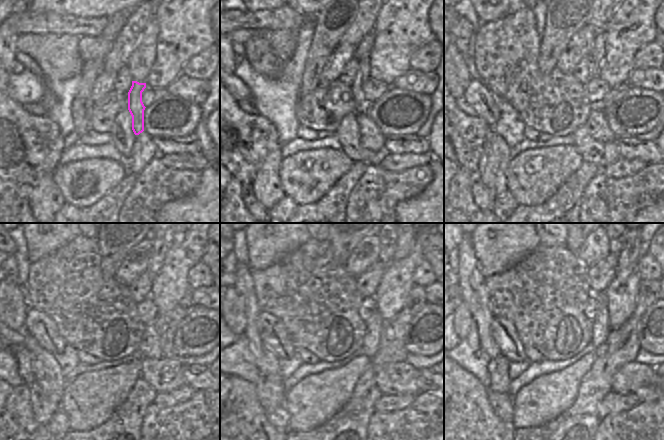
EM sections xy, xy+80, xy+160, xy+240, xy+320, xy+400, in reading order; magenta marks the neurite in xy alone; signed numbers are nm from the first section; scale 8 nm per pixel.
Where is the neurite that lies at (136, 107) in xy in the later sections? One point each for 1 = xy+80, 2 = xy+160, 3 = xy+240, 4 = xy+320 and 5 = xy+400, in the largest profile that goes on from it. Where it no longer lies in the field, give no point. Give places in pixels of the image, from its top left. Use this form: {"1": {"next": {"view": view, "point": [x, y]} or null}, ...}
{"1": {"next": {"view": "xy+80", "point": [363, 75]}}, "2": {"next": {"view": "xy+160", "point": [596, 53]}}, "3": {"next": {"view": "xy+240", "point": [160, 246]}}, "4": {"next": {"view": "xy+320", "point": [387, 243]}}, "5": {"next": {"view": "xy+400", "point": [617, 243]}}}

